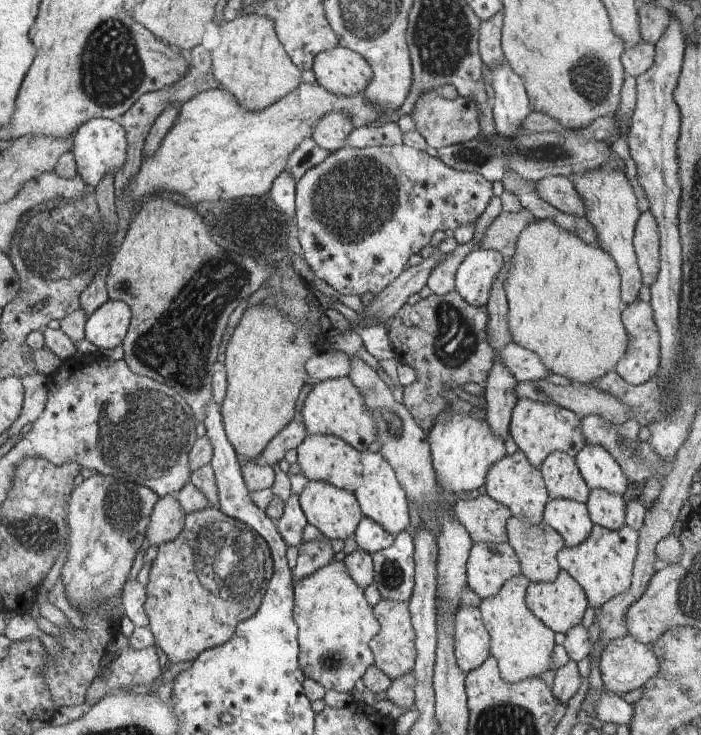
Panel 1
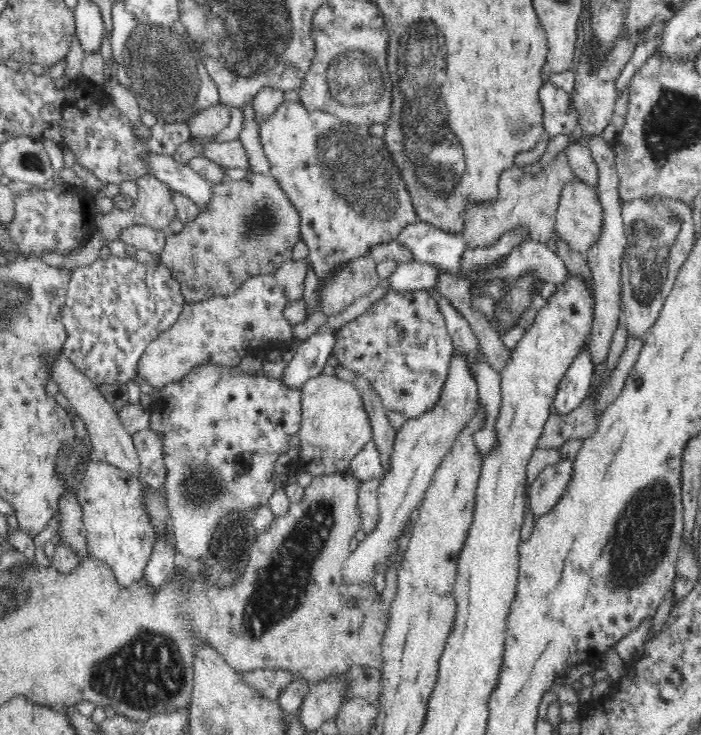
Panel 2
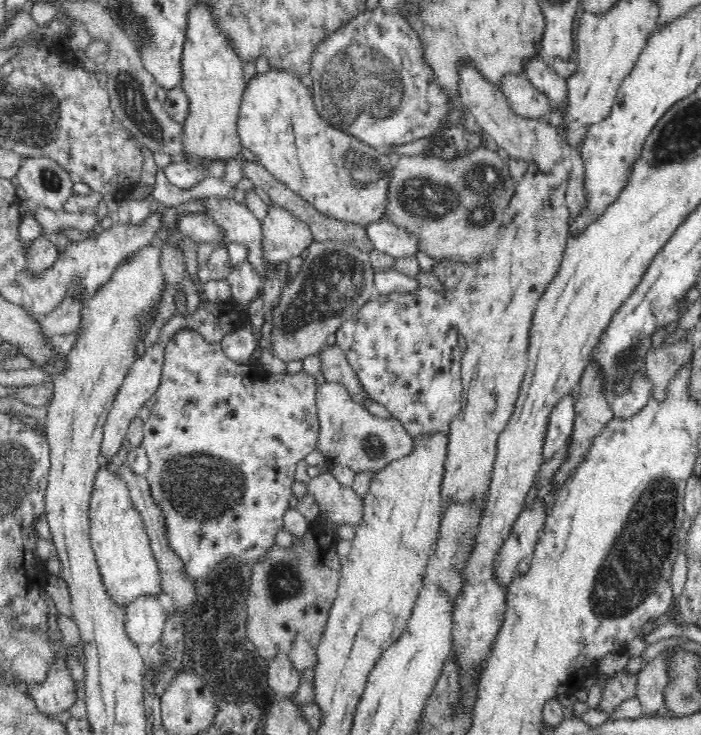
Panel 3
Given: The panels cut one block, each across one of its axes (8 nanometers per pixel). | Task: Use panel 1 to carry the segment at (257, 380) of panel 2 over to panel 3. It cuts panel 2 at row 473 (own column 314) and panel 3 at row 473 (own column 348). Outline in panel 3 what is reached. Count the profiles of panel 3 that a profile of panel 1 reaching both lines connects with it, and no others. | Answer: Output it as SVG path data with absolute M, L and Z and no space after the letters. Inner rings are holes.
M180 329L178 334L172 338L172 344L165 349L162 376L160 376L160 384L154 392L155 400L150 417L143 422L141 445L149 460L149 469L145 477L148 481L150 496L162 511L164 535L166 535L168 547L181 558L184 563L184 575L188 576L188 579L196 580L196 584L198 584L224 560L235 560L238 563L252 566L268 556L268 552L275 545L276 533L284 526L284 517L288 510L290 496L292 496L292 483L295 481L296 464L316 449L320 417L318 417L318 408L314 398L316 398L318 387L314 377L310 378L303 371L300 371L300 374L294 374L294 376L278 374L278 376L268 376L268 378L248 378L242 363L228 359L219 343L206 342L195 330Z

